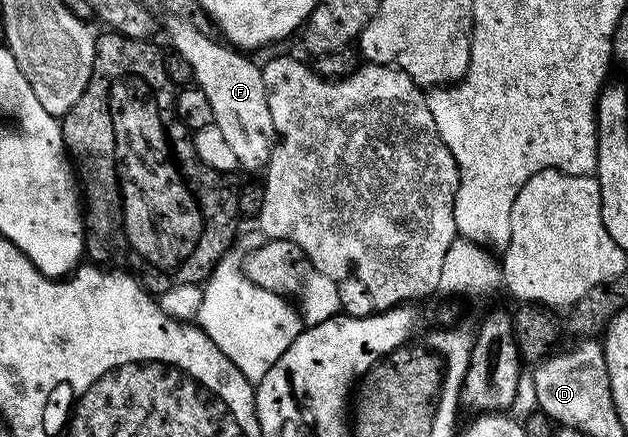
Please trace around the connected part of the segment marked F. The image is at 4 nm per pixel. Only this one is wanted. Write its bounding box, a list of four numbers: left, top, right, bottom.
[163,16,277,173]

